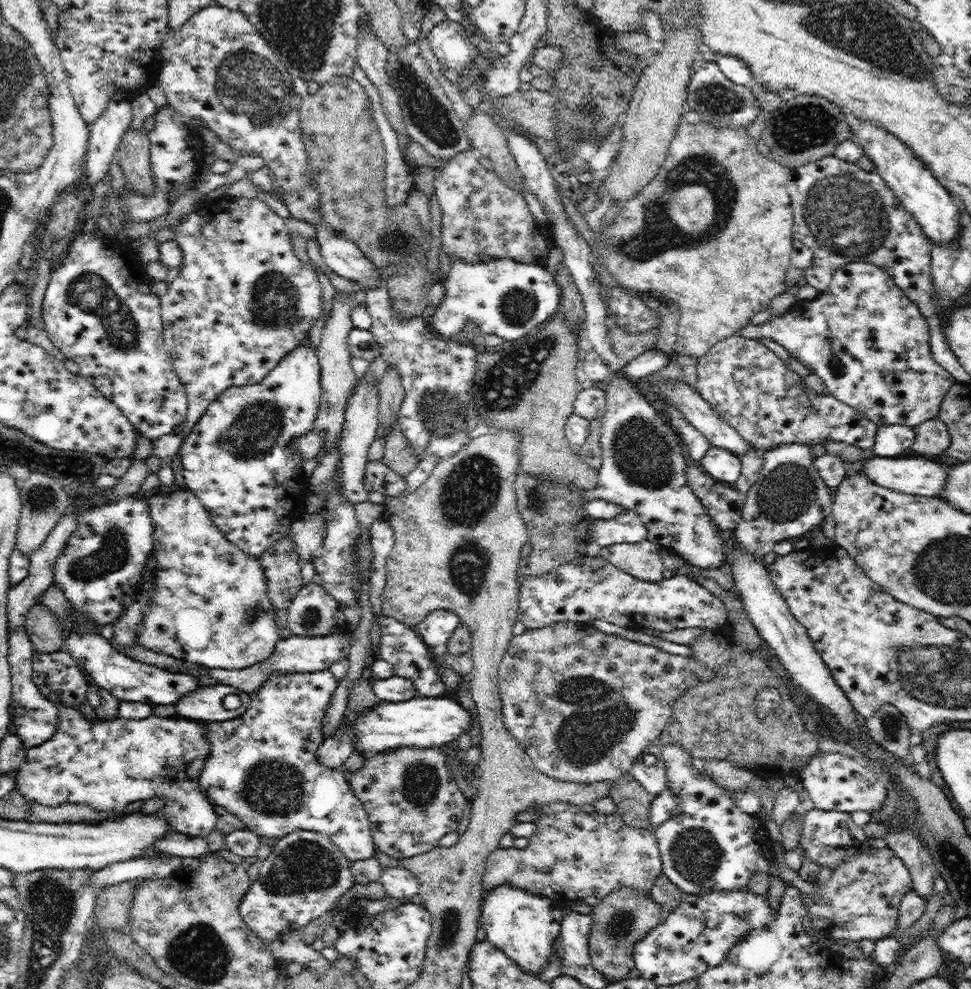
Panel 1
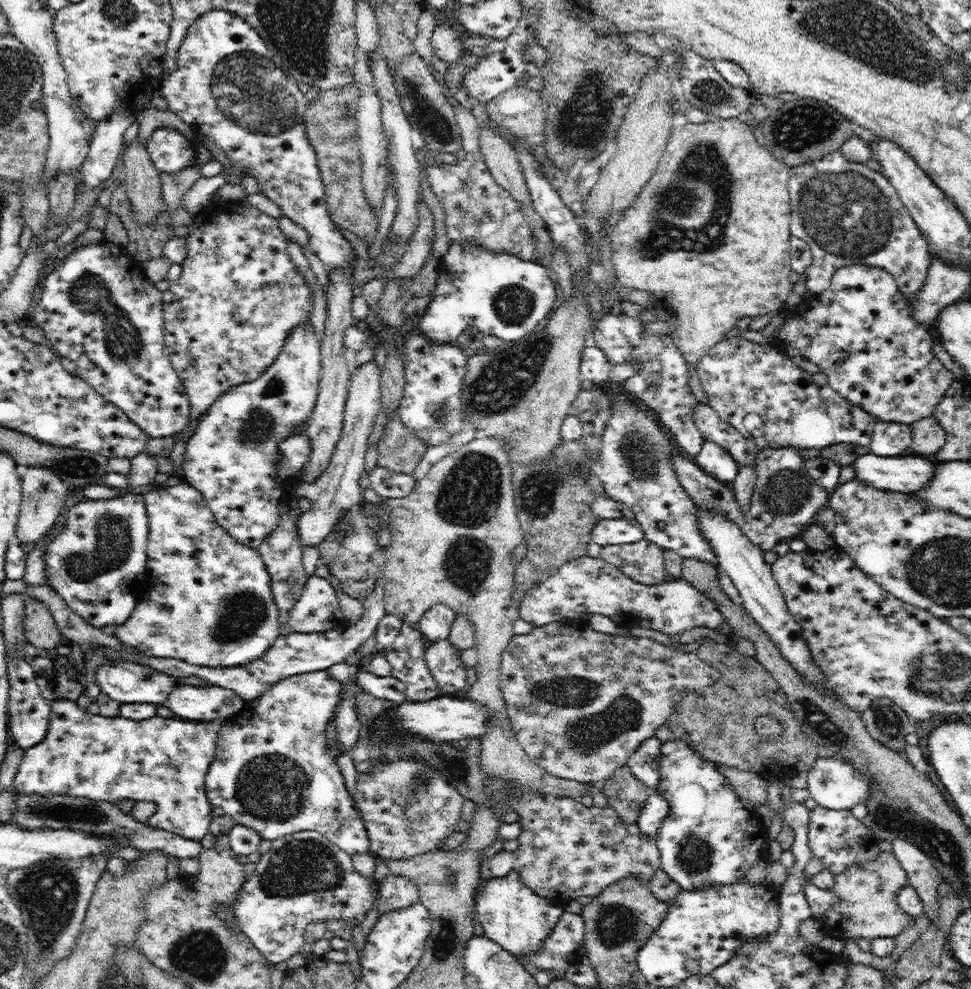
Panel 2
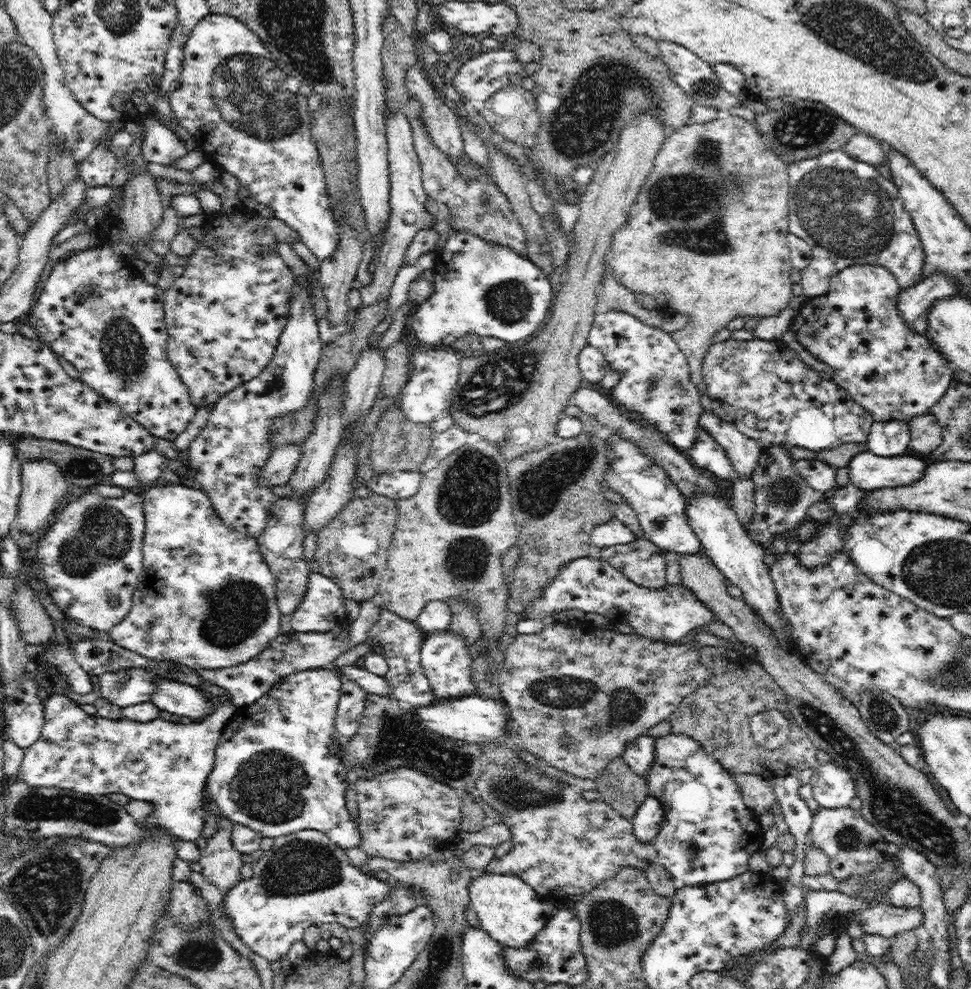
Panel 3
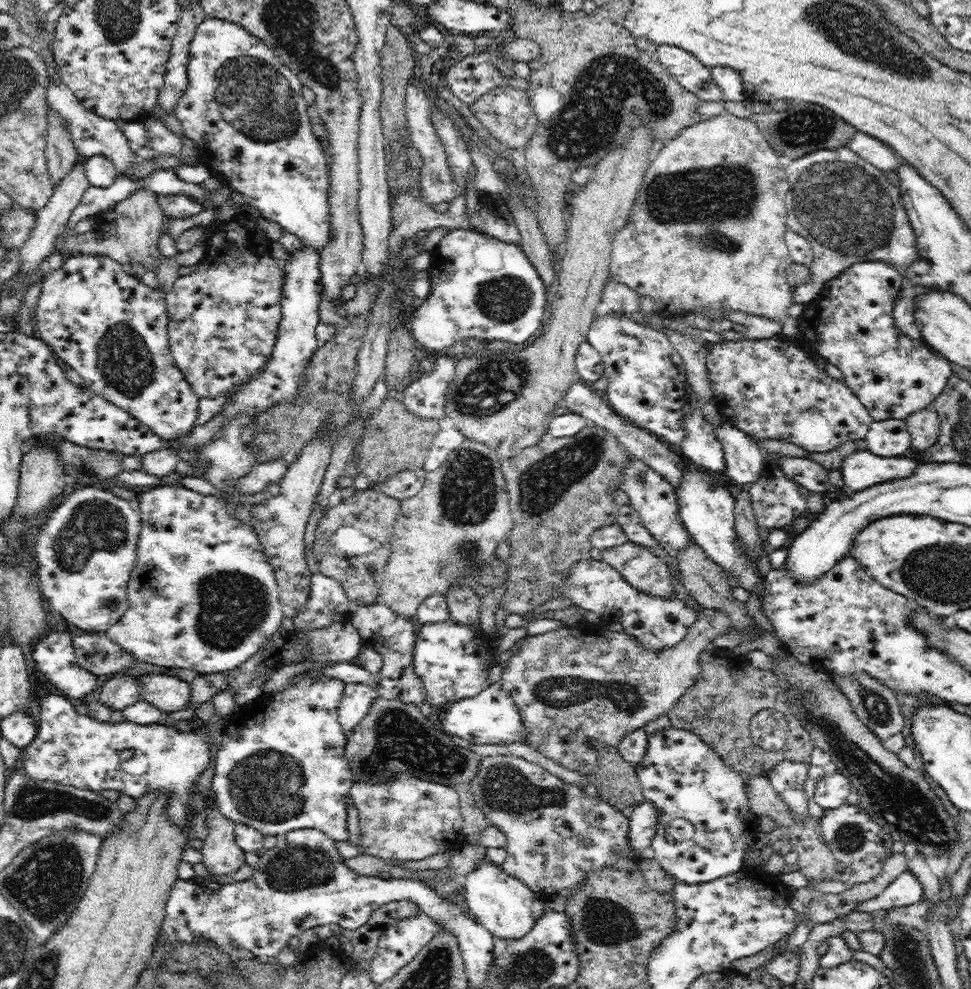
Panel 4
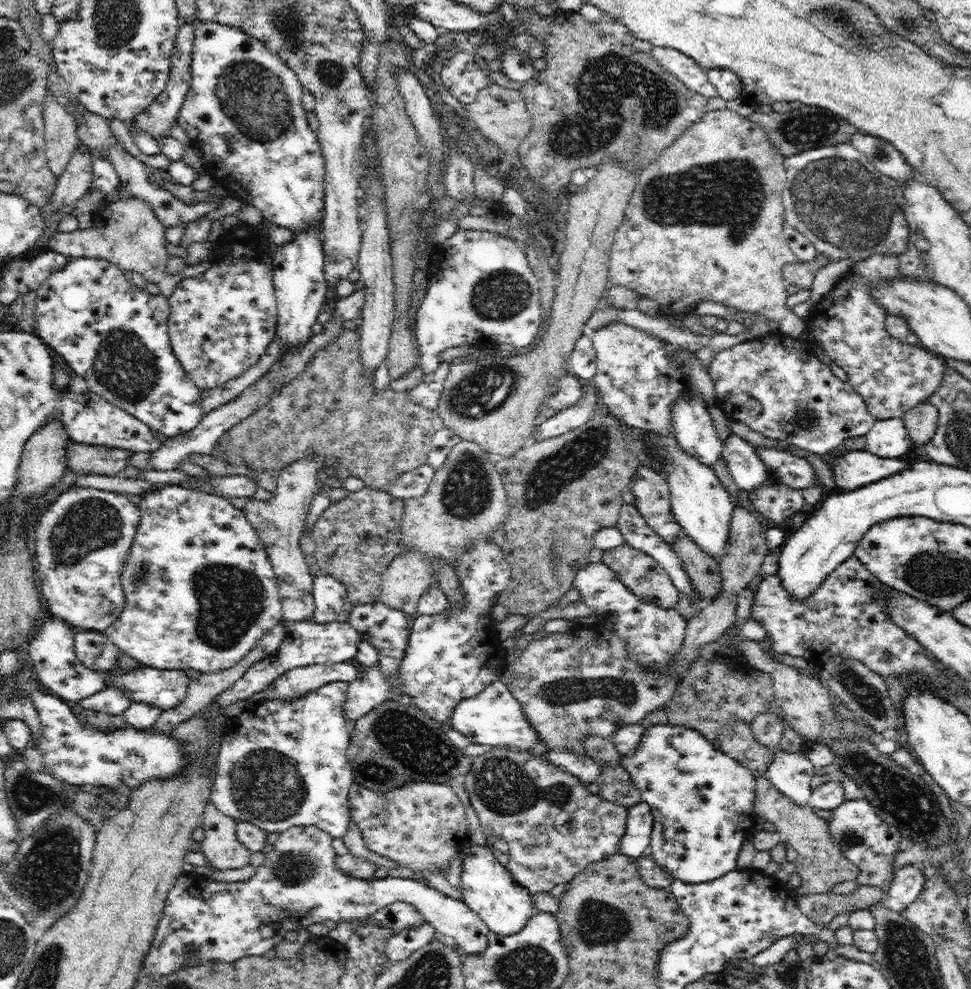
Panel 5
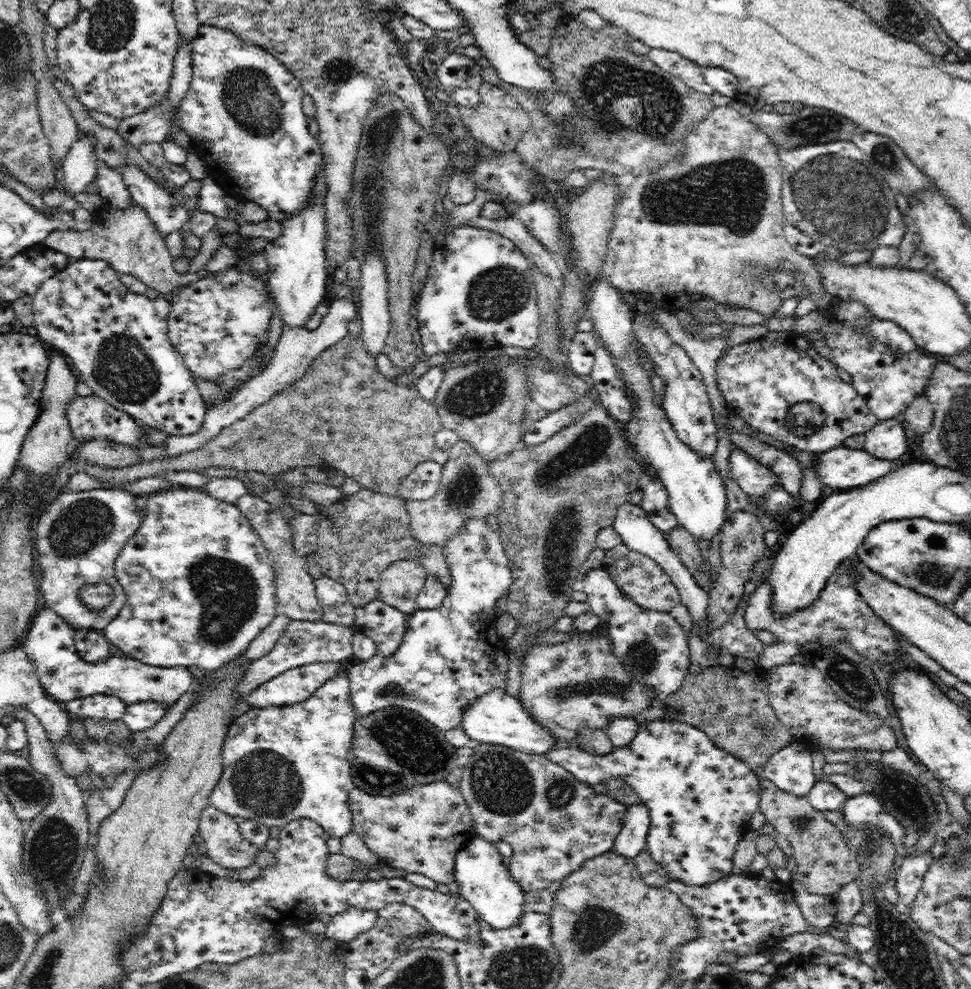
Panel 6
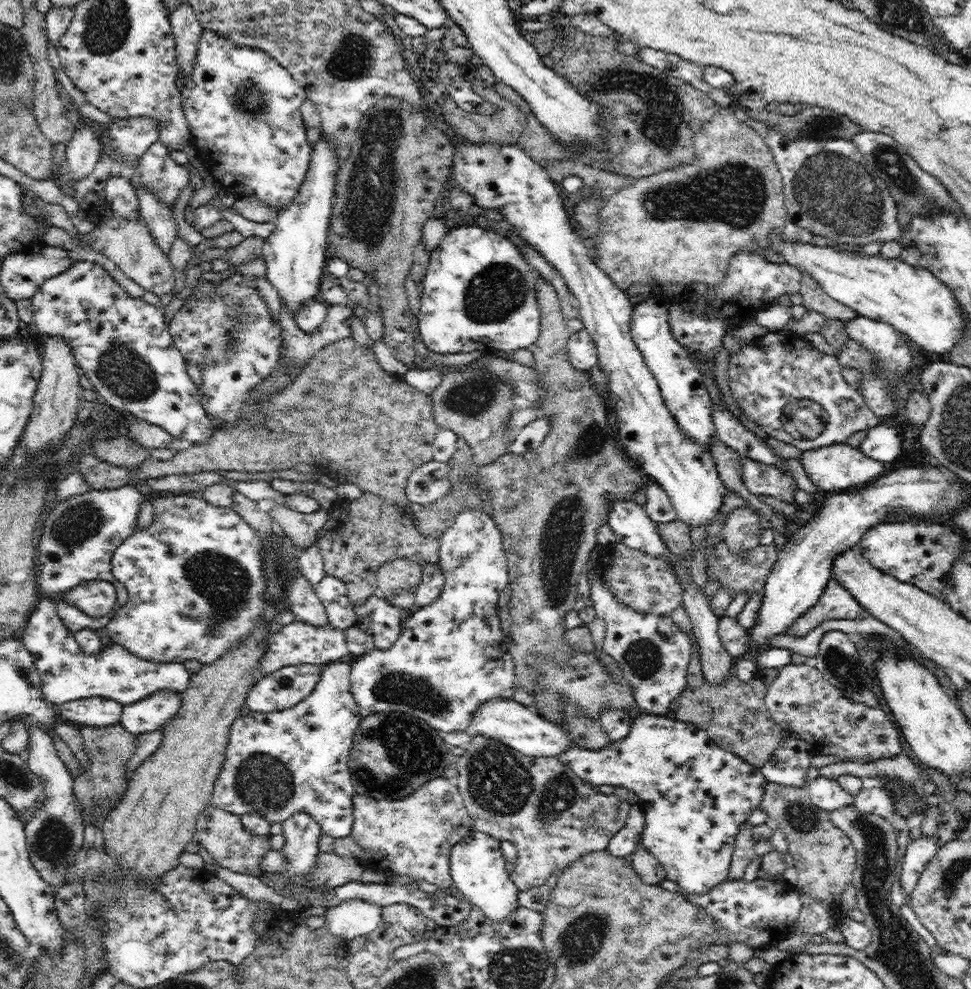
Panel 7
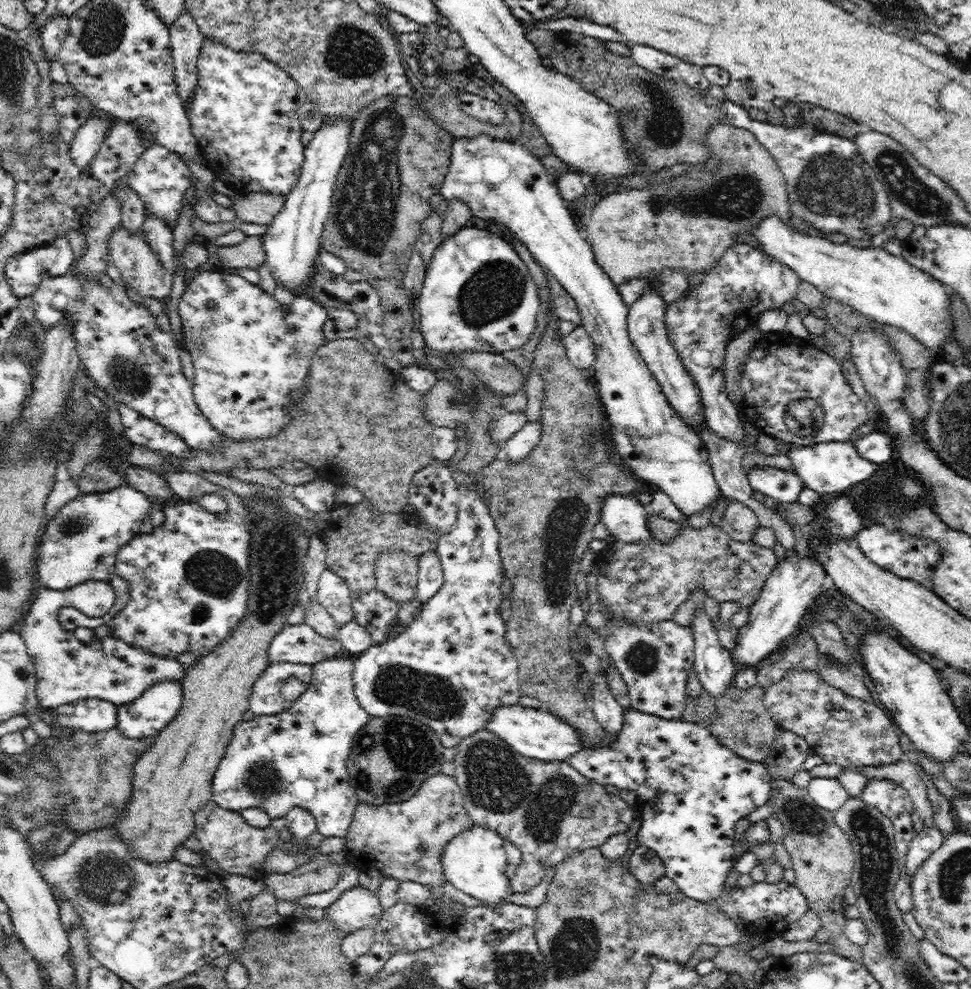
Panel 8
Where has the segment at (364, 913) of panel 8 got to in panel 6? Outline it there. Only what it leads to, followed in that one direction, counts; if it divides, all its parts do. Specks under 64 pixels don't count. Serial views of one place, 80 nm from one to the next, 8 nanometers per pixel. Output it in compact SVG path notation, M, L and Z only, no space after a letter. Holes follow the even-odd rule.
M348 908L332 916L324 933L328 938L349 943L361 932L370 930L376 924L377 918L376 910Z

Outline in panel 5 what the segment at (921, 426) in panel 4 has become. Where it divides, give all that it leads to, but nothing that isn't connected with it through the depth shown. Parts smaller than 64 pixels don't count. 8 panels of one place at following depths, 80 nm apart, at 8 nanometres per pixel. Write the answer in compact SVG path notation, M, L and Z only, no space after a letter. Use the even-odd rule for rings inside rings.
M929 402L921 403L908 410L903 417L908 436L916 444L926 444L936 432L939 413Z

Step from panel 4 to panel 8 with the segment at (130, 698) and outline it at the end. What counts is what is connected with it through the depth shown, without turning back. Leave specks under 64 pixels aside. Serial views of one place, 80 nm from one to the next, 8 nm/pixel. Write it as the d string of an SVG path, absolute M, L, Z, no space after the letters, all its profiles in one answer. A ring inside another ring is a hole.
M89 699L74 701L57 708L58 722L64 730L70 732L78 729L85 733L98 733L116 727L116 705L113 702L102 699Z

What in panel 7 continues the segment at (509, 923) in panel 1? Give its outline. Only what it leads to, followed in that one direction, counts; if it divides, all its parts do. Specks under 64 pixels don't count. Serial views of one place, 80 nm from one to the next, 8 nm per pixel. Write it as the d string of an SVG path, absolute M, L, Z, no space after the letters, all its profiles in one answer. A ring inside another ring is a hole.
M472 830L450 852L450 876L456 889L472 906L477 906L490 919L500 922L519 906L519 891L506 871L506 859L500 849L500 840L480 831Z

